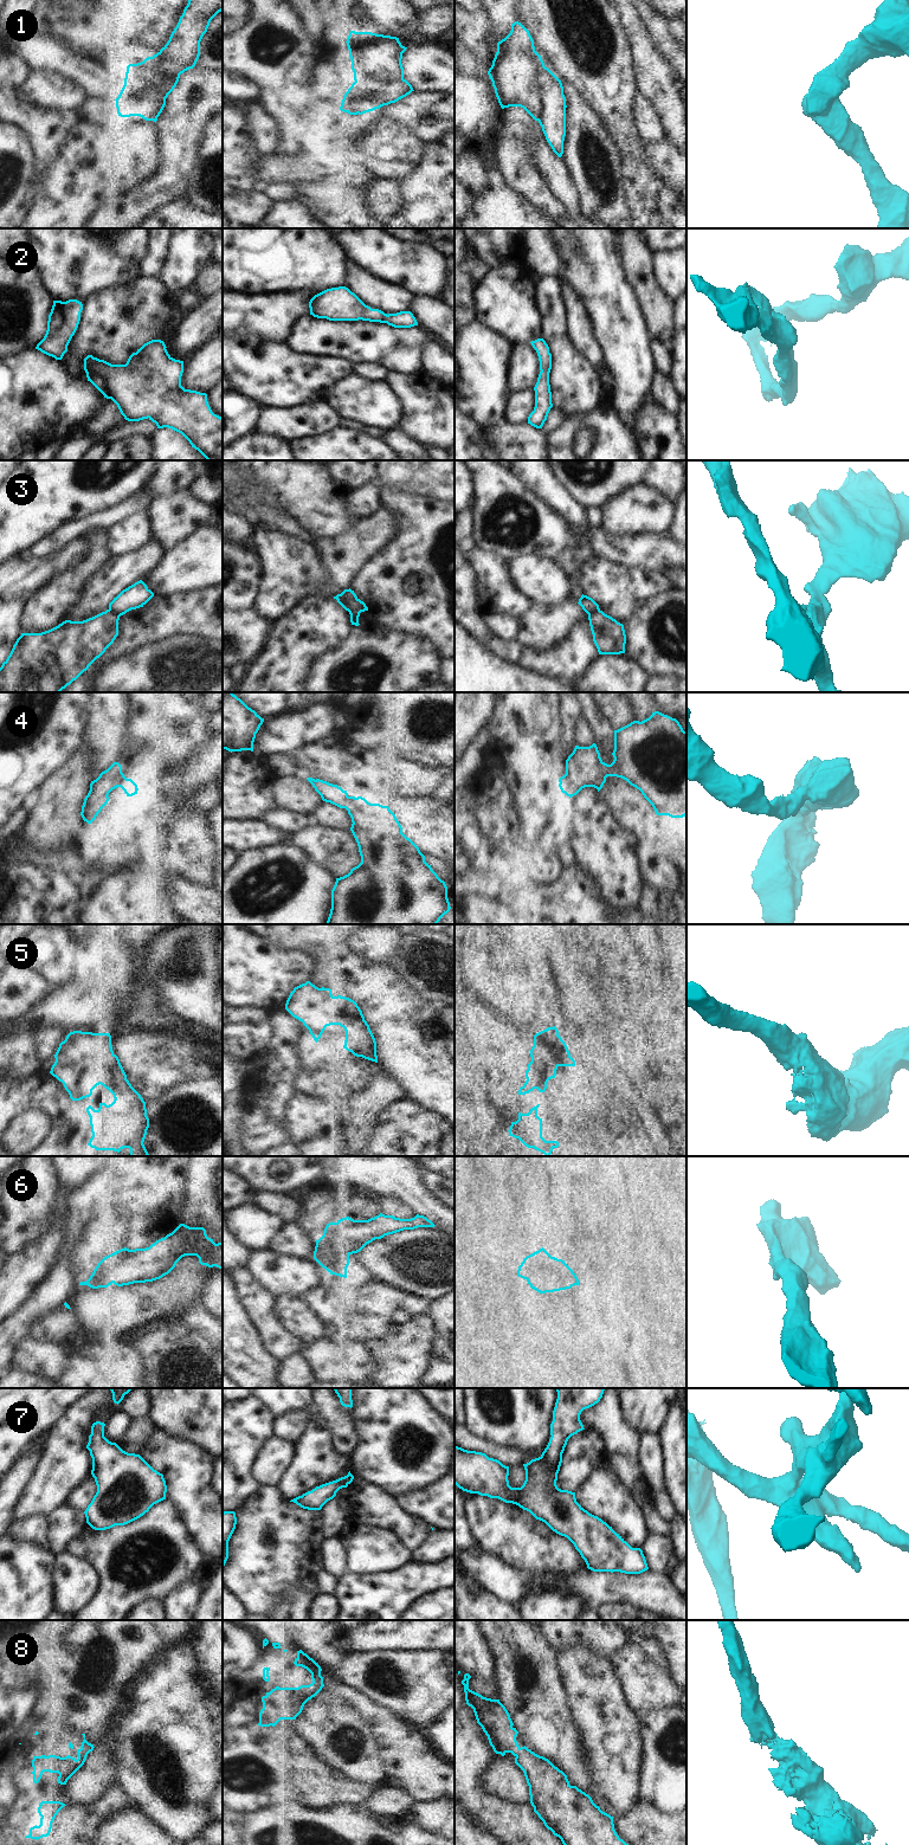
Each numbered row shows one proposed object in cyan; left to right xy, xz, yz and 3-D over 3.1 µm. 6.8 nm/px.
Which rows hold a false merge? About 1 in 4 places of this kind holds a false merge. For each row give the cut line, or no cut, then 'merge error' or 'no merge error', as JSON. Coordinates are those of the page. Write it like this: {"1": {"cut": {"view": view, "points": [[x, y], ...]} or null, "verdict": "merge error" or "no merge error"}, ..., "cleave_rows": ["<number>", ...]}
{"1": {"cut": {"view": "xy", "points": [[131, 70], [139, 66], [160, 70], [166, 82], [179, 75]]}, "verdict": "merge error"}, "2": {"cut": null, "verdict": "no merge error"}, "3": {"cut": {"view": "xz", "points": [[340, 594], [348, 610]]}, "verdict": "merge error"}, "4": {"cut": null, "verdict": "no merge error"}, "5": {"cut": null, "verdict": "no merge error"}, "6": {"cut": null, "verdict": "no merge error"}, "7": {"cut": null, "verdict": "no merge error"}, "8": {"cut": null, "verdict": "no merge error"}, "cleave_rows": ["1", "3"]}

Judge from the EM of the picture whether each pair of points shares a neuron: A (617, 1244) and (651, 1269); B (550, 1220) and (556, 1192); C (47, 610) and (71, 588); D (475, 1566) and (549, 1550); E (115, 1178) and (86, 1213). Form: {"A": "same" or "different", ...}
{"A": "different", "B": "same", "C": "same", "D": "different", "E": "same"}

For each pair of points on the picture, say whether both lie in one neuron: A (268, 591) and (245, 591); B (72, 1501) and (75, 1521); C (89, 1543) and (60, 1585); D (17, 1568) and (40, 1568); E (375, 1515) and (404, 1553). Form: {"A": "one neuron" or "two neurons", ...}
{"A": "two neurons", "B": "two neurons", "C": "two neurons", "D": "one neuron", "E": "two neurons"}

